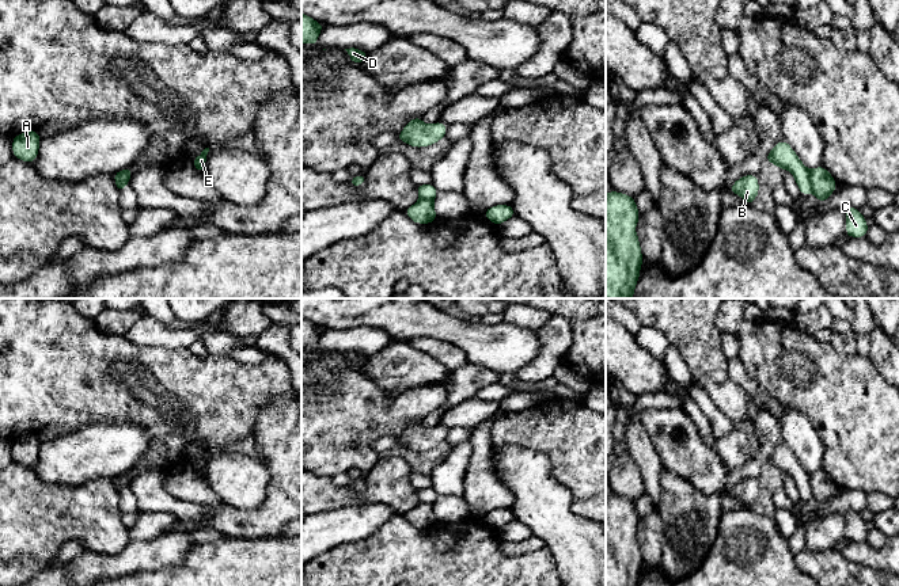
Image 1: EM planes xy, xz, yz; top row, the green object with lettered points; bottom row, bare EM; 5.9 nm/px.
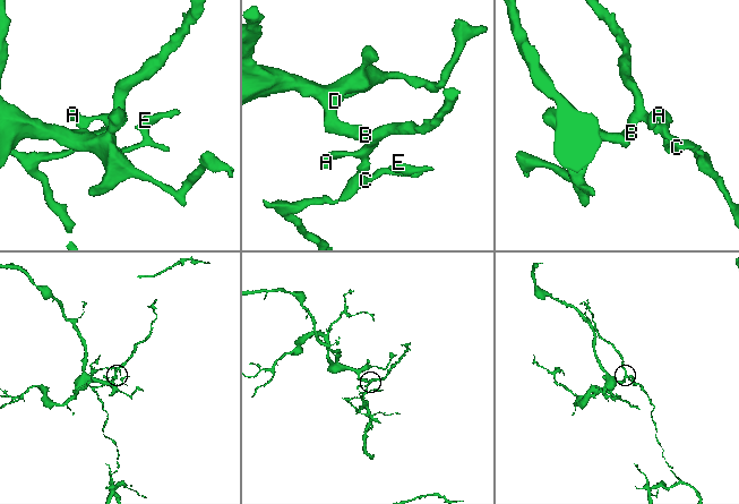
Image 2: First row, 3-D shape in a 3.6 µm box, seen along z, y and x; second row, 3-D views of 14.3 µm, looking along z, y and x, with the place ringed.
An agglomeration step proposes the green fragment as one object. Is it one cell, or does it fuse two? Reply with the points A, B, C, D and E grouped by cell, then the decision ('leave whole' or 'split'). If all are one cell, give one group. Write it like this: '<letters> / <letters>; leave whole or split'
A B D / C E; split

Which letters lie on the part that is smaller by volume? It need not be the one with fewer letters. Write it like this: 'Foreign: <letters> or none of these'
Foreign: C, E

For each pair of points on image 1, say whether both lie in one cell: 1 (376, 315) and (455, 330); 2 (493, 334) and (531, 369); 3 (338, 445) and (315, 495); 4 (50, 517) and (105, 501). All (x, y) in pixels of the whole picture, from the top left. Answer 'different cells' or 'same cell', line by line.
1: same cell
2: different cells
3: different cells
4: same cell

